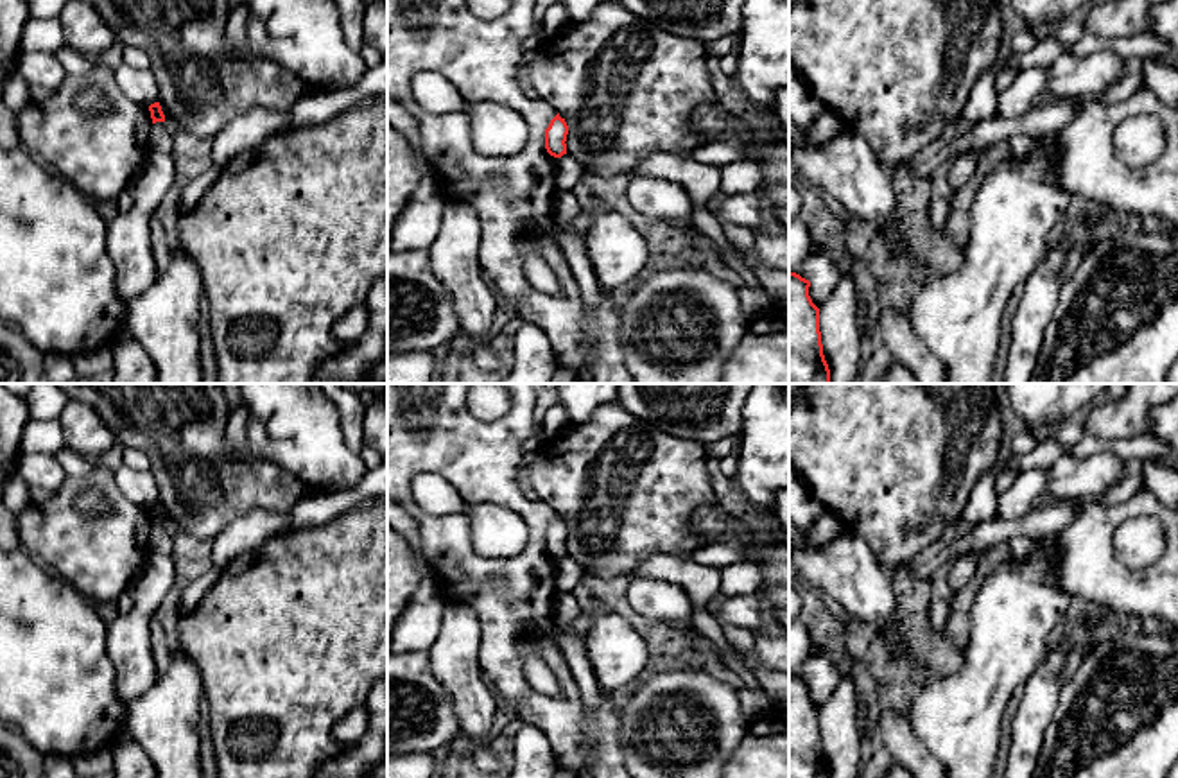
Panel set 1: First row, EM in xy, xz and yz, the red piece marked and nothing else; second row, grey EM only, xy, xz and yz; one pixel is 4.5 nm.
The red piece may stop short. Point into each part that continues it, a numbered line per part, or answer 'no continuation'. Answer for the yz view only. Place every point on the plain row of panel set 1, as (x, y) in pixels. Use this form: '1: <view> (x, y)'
no continuation

